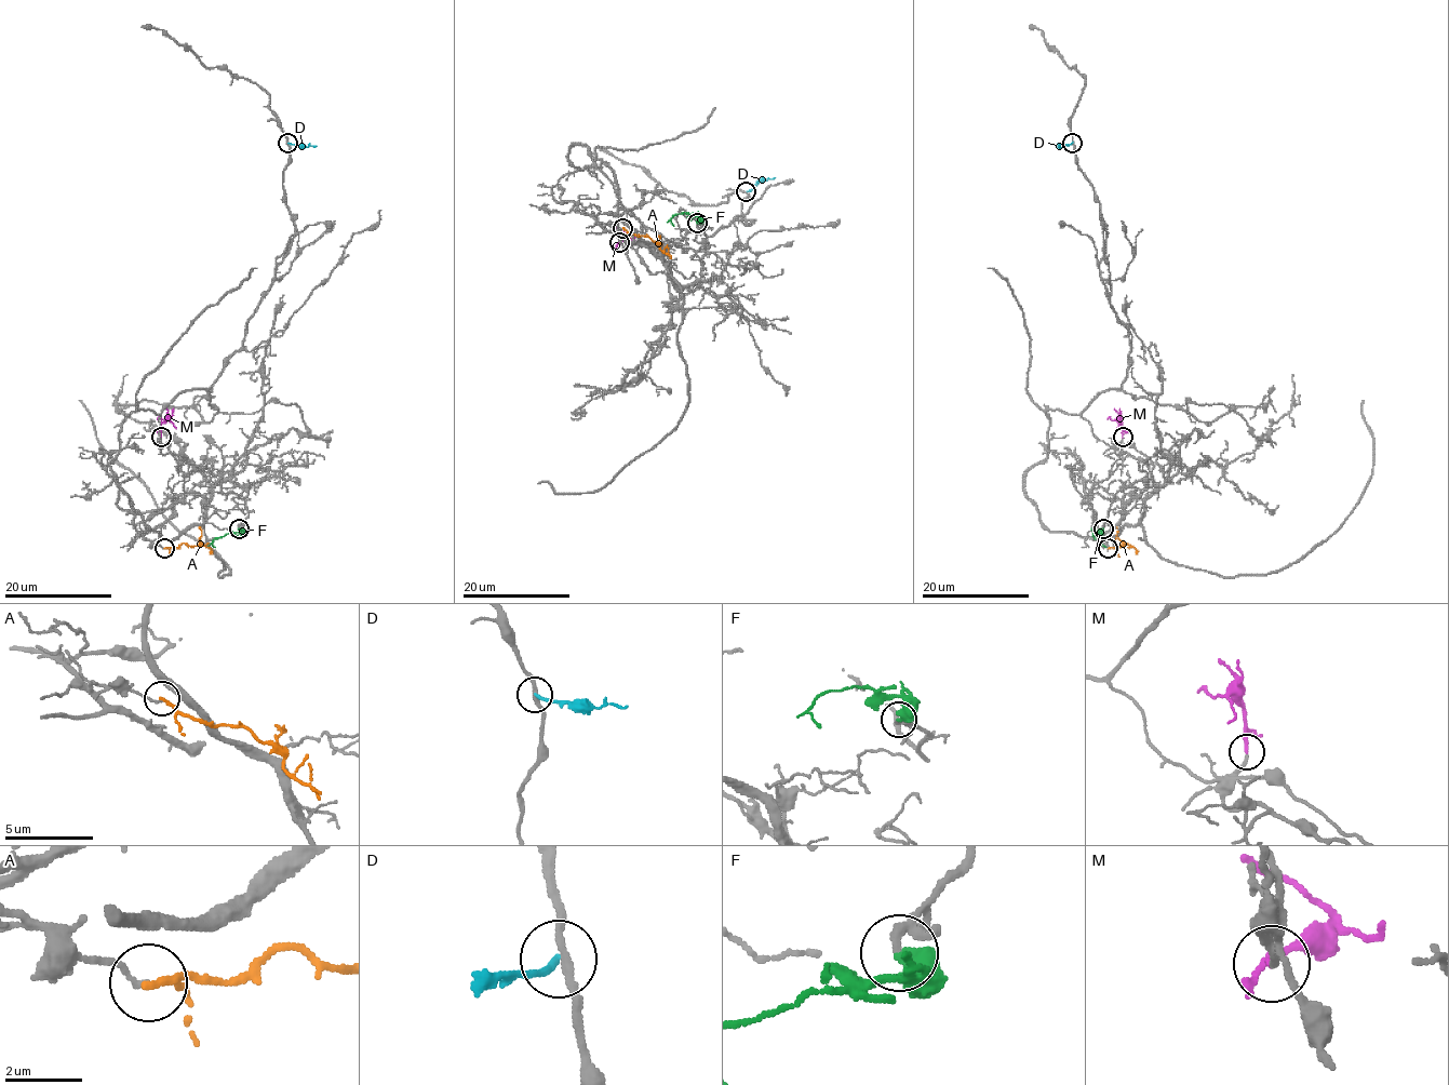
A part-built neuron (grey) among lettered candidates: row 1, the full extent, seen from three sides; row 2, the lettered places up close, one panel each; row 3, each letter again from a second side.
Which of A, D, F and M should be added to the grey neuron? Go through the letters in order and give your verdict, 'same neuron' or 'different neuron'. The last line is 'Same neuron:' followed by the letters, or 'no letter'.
A: different neuron
D: different neuron
F: same neuron
M: same neuron
Same neuron: F, M

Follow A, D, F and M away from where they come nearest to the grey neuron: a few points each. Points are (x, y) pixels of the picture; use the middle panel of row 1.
A: (622, 227), (633, 233), (649, 237), (671, 255)
D: (747, 192), (760, 182), (775, 177)
F: (698, 223), (698, 217), (684, 212), (671, 219), (673, 226)
M: (619, 242), (627, 236), (616, 227)

